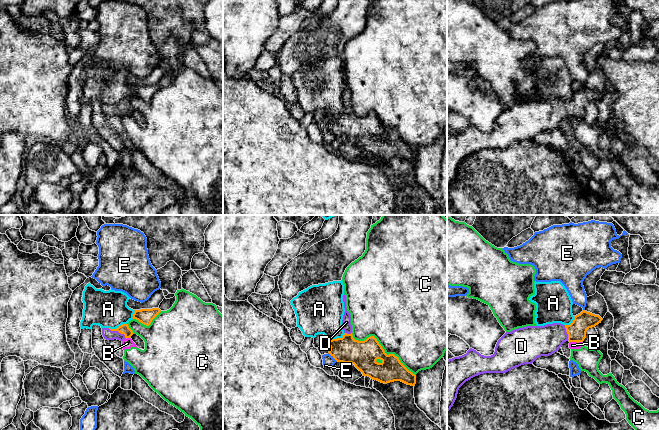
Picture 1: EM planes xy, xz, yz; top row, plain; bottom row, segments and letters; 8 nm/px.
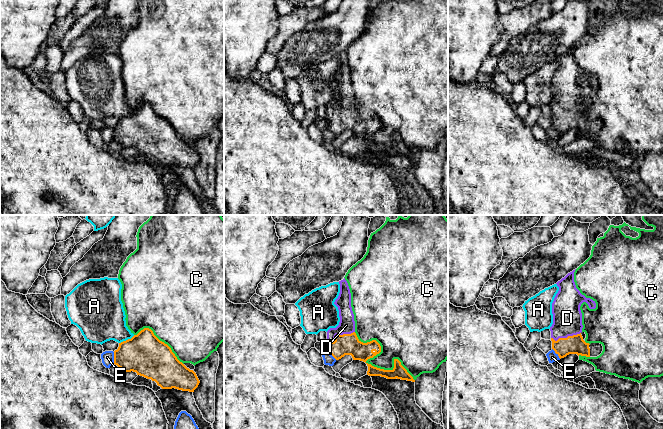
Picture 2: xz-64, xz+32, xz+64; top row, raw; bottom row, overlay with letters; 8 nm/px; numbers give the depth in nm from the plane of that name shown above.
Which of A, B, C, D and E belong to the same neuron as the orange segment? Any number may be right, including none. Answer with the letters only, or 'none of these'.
D

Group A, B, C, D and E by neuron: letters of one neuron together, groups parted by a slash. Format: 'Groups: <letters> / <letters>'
Groups: A / B C / D / E

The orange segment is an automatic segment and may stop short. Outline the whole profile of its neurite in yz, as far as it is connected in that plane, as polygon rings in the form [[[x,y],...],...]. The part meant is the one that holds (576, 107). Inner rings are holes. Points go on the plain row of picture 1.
[[[583,86],[574,92],[570,101],[561,99],[544,102],[527,102],[506,108],[497,118],[495,128],[491,132],[481,131],[470,124],[466,130],[447,136],[447,189],[453,182],[459,164],[471,154],[484,149],[506,149],[524,140],[532,140],[538,133],[549,132],[557,128],[562,120],[569,118],[583,118],[589,104],[595,103],[603,95],[599,91]]]

